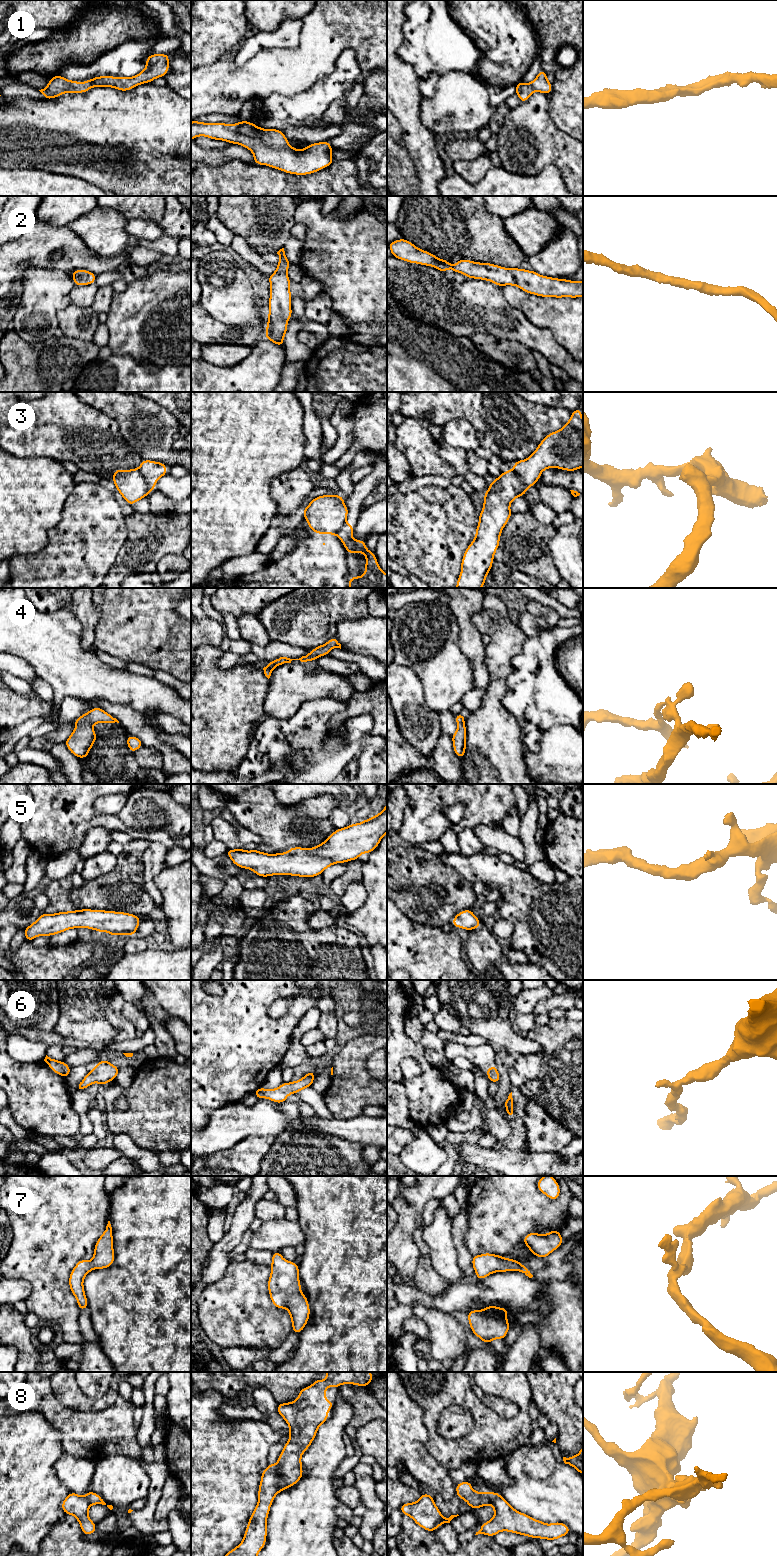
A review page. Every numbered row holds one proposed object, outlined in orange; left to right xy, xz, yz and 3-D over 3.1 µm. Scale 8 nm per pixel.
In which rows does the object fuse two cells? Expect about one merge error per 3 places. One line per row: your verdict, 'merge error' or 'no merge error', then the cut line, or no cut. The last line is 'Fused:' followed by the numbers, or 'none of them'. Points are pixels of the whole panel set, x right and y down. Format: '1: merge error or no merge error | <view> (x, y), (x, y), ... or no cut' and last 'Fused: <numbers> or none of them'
1: no merge error | no cut
2: no merge error | no cut
3: merge error | xy (138, 468), (150, 490)
4: merge error | xz (285, 661), (277, 661), (268, 665)
5: no merge error | no cut
6: no merge error | no cut
7: no merge error | no cut
8: merge error | xz (276, 1464), (279, 1476), (288, 1486)
Fused: 3, 4, 8

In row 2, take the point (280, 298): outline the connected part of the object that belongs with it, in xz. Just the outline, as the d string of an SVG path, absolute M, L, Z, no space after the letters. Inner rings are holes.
M284 248L280 249L277 254L280 257L277 270L268 276L270 282L269 314L264 337L282 347L284 335L288 331L287 322L292 316L291 280L287 275L291 263L285 255Z

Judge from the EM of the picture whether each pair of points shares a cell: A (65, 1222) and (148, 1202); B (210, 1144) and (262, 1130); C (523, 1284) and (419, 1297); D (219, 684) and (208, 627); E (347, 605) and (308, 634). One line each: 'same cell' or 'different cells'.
A: different cells
B: same cell
C: same cell
D: different cells
E: same cell

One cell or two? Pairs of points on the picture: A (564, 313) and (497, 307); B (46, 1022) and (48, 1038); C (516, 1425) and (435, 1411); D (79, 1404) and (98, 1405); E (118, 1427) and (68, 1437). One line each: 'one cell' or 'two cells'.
A: two cells
B: two cells
C: one cell
D: one cell
E: one cell

